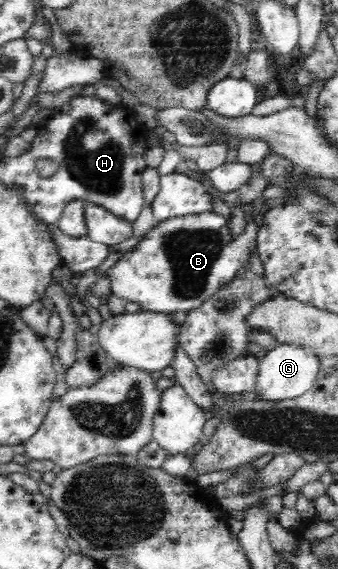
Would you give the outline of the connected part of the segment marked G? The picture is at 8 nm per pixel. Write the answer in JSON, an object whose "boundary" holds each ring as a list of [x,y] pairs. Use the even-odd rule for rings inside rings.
{"boundary":[[[280,343],[274,350],[259,360],[258,386],[254,394],[258,396],[258,401],[279,402],[298,398],[308,392],[315,384],[319,374],[320,358],[307,350],[303,346],[296,346],[290,343]]]}

